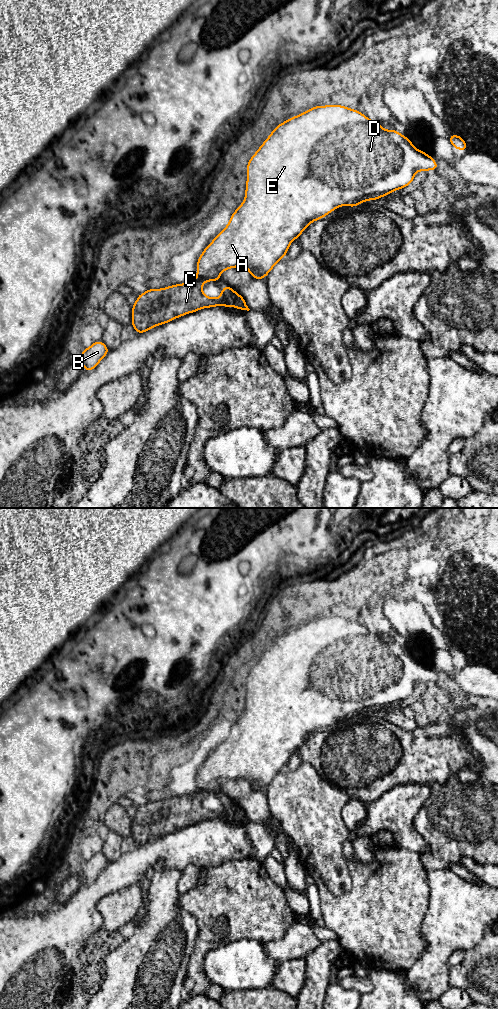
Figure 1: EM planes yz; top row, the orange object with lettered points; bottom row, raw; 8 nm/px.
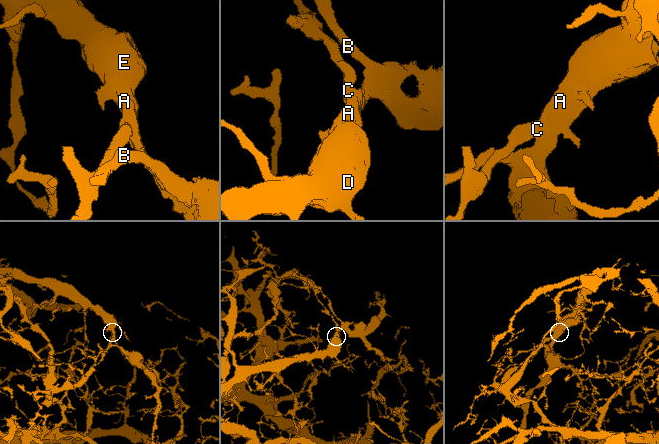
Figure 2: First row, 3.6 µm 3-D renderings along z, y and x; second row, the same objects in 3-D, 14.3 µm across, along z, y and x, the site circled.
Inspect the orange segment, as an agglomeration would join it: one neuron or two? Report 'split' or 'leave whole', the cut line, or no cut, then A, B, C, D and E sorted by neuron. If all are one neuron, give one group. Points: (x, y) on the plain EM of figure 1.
split; cut yz (196, 790), (203, 794); groups A B D E / C

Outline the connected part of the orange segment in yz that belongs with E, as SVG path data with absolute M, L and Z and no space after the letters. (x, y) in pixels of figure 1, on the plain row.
M336 616L313 619L308 623L279 636L271 644L271 647L264 653L257 664L251 669L247 677L245 712L231 727L231 731L224 742L221 743L202 764L197 773L196 791L203 795L206 793L217 793L220 792L220 786L224 782L228 780L236 780L238 778L247 780L253 790L264 791L275 776L285 769L287 762L291 757L291 753L293 751L298 751L300 746L311 734L322 731L340 718L350 717L352 720L355 720L356 717L365 714L366 712L377 712L379 709L384 709L388 705L410 697L414 691L416 683L436 682L438 679L436 673L432 671L430 667L416 661L408 649L401 647L396 642L384 642L381 637L375 633L369 632L358 622L351 622L346 618L339 618Z

